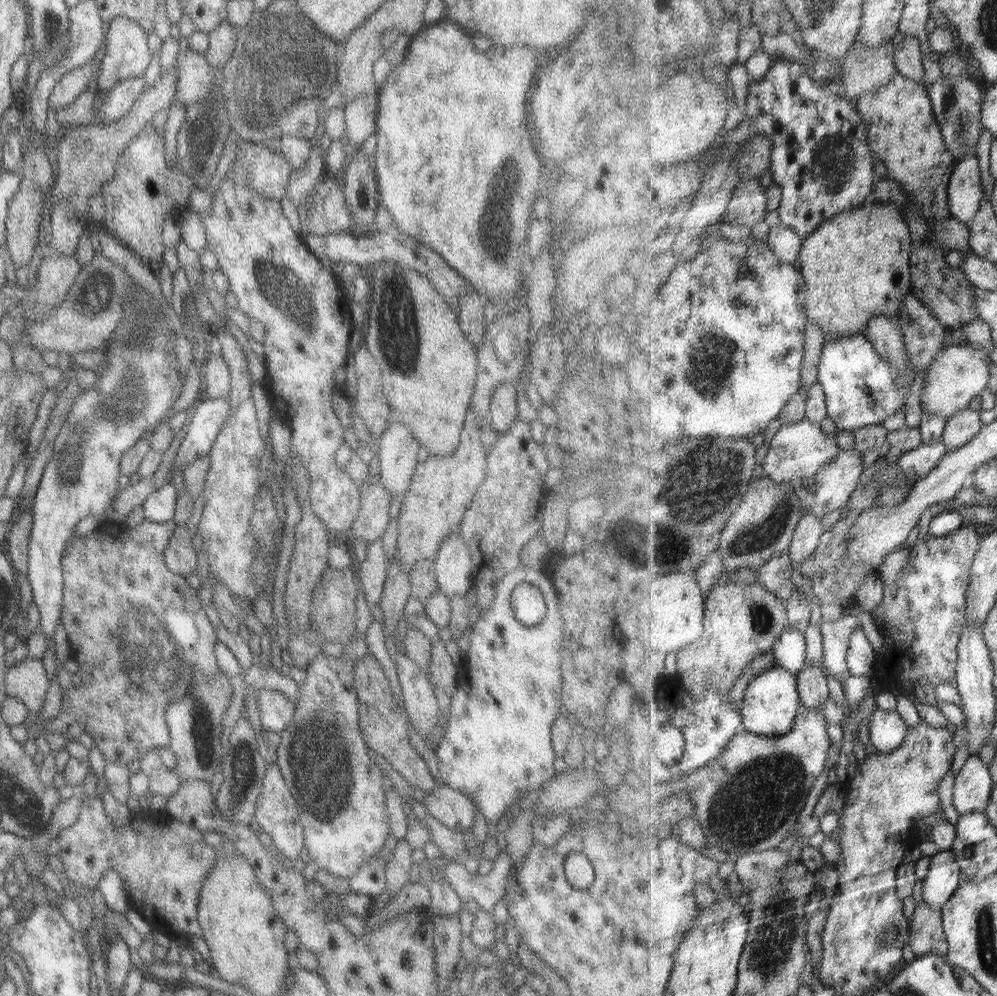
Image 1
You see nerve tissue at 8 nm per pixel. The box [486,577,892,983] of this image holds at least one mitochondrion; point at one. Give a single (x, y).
(788, 769)

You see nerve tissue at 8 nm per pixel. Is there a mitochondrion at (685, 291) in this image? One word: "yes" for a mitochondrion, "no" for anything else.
no

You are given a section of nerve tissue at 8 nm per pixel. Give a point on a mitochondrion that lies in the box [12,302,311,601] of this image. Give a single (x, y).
(132, 388)

